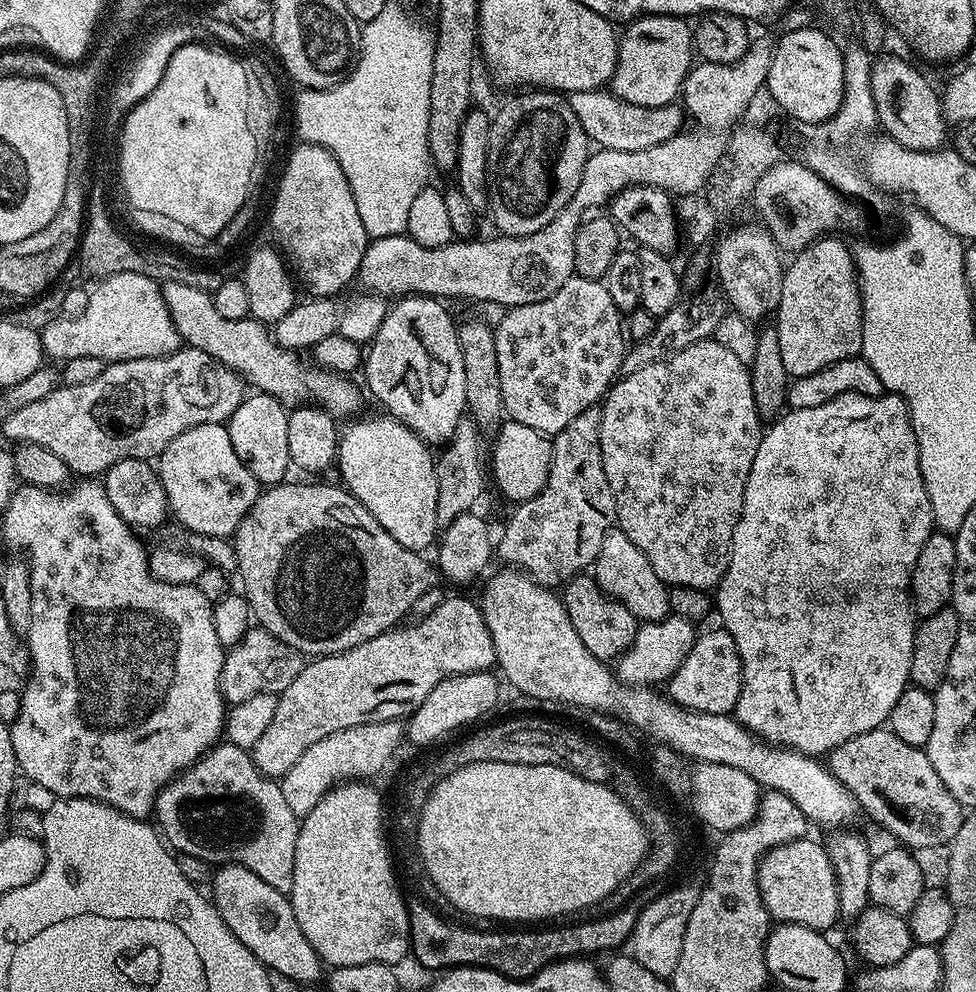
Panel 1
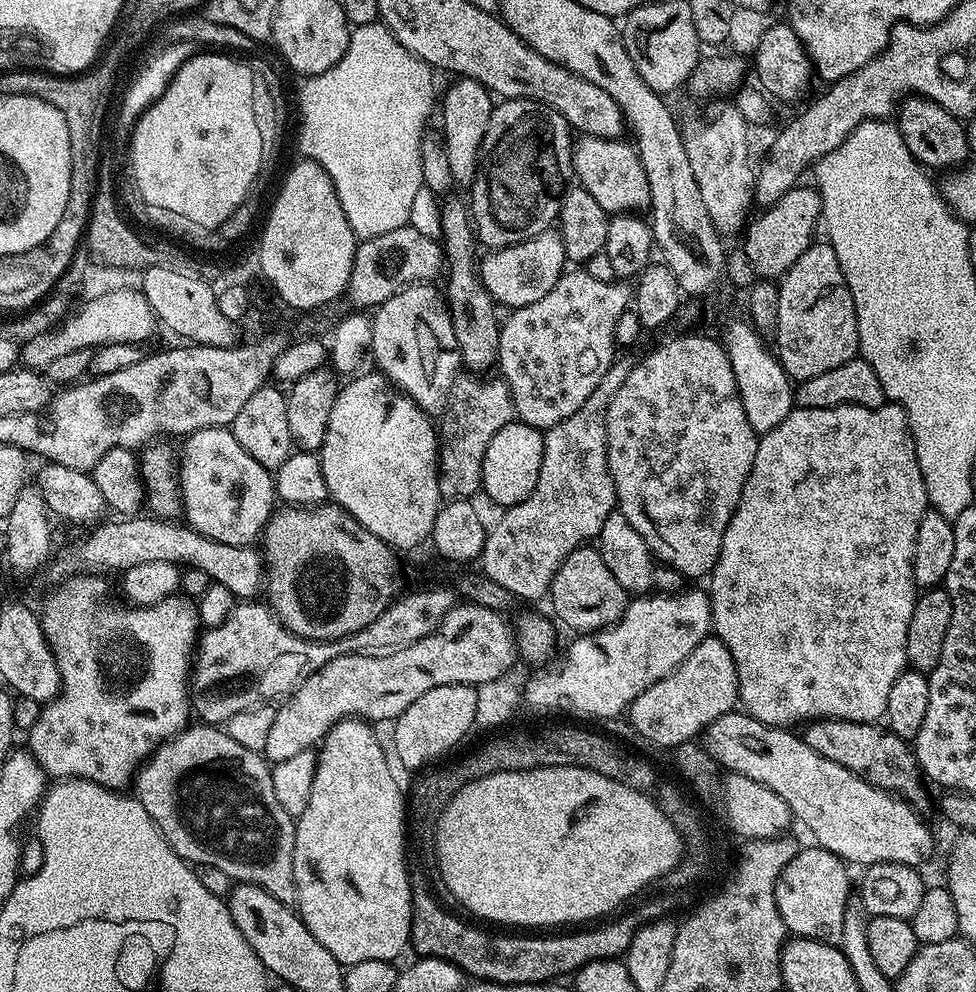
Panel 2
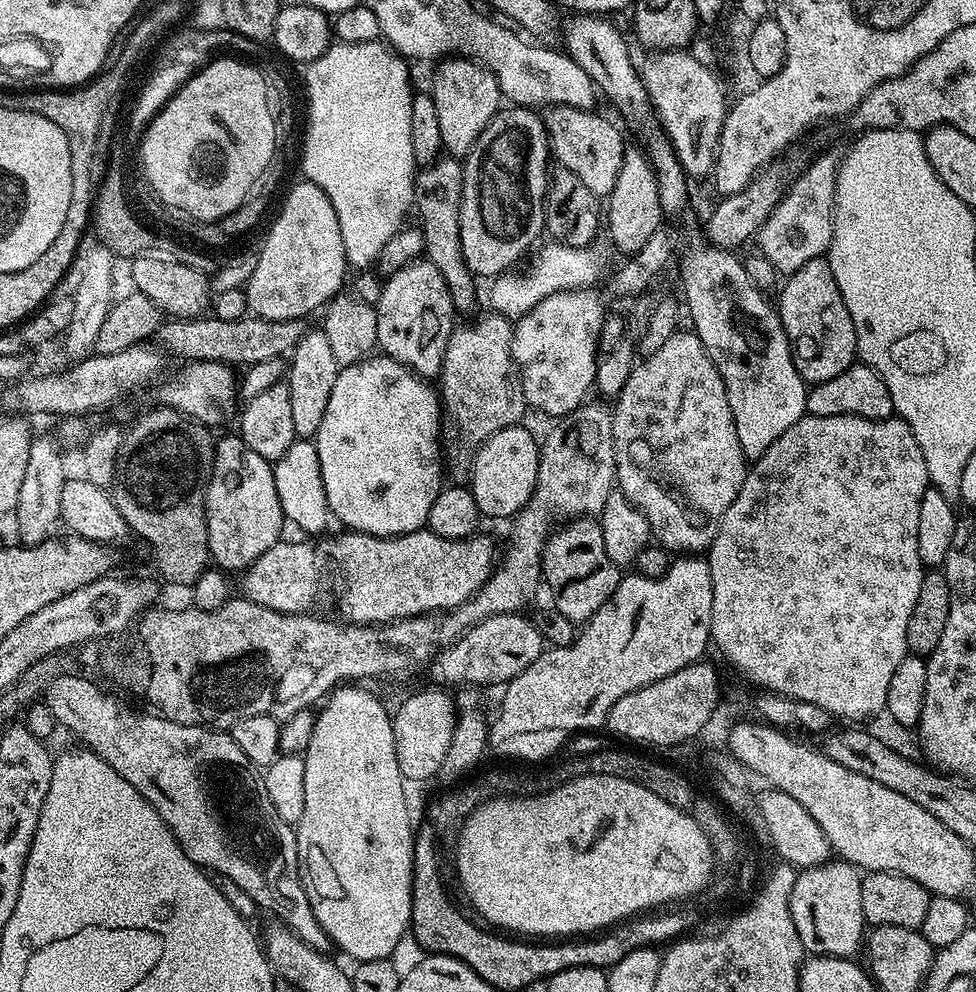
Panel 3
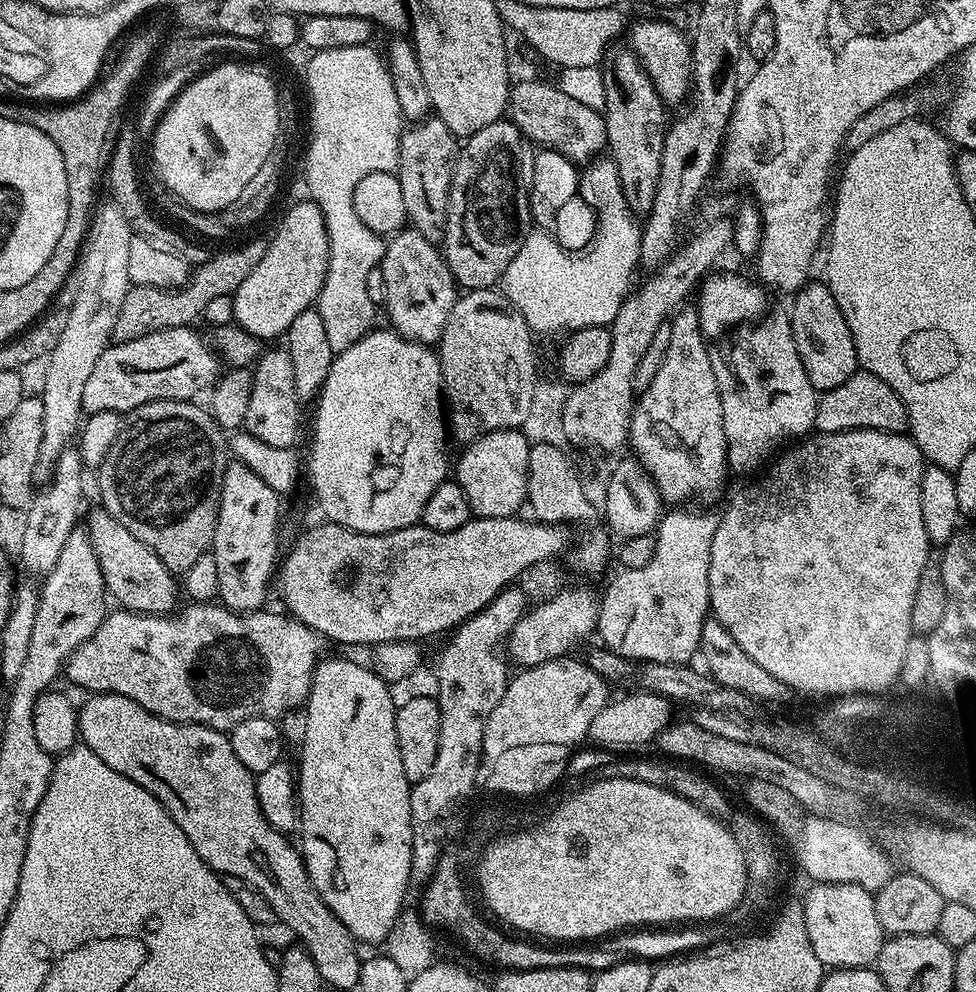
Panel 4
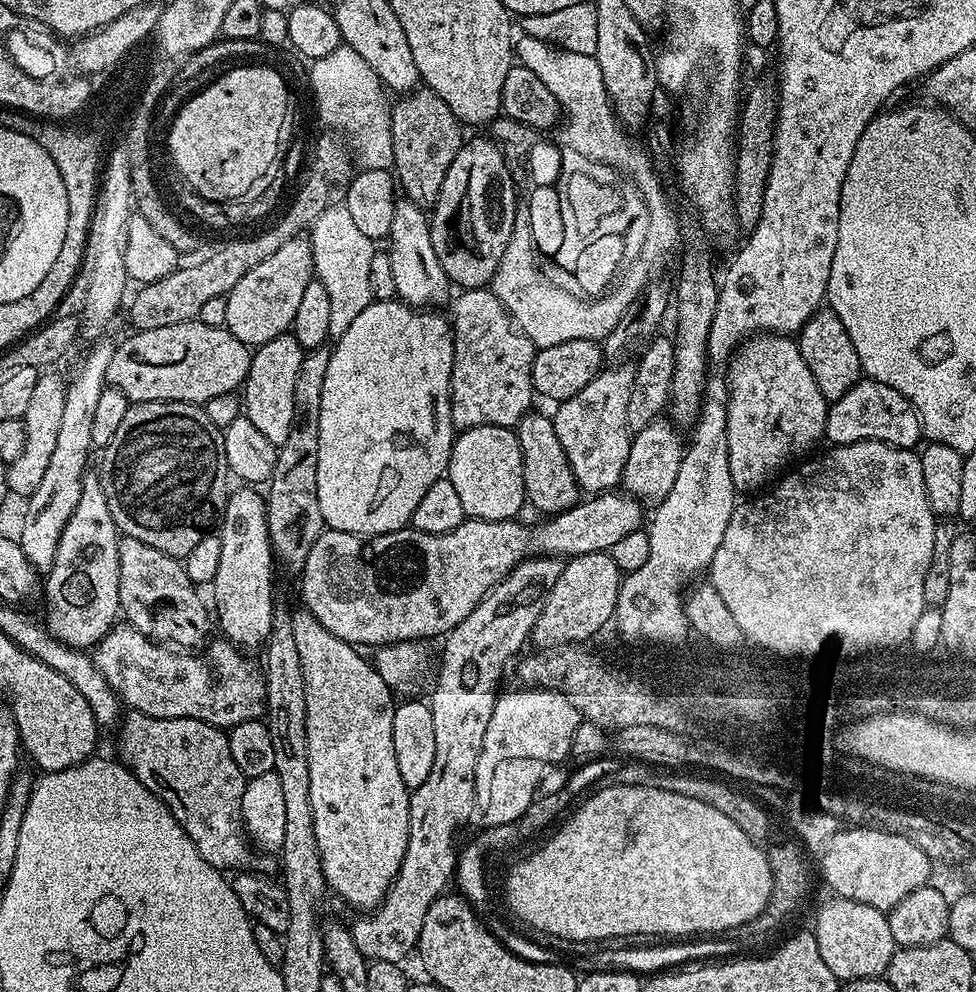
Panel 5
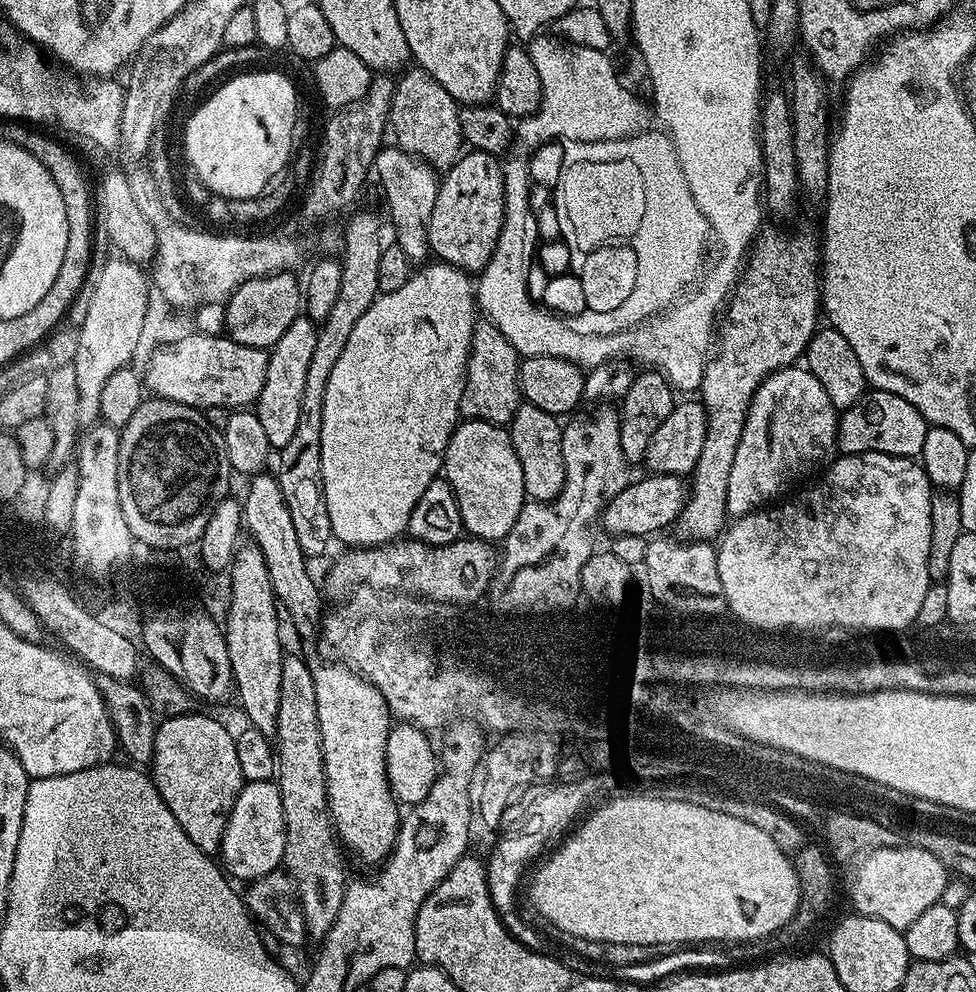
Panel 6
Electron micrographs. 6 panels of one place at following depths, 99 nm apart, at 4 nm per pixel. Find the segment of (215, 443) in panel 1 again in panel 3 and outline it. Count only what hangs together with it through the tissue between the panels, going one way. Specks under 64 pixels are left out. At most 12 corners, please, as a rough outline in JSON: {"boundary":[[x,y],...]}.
{"boundary":[[219,437],[208,554],[249,568],[286,528],[272,464]]}

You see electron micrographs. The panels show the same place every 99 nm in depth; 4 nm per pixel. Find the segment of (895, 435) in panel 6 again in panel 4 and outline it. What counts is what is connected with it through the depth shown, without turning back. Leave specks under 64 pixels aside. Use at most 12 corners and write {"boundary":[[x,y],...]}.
{"boundary":[[857,370],[816,401],[817,433],[908,432],[908,408]]}

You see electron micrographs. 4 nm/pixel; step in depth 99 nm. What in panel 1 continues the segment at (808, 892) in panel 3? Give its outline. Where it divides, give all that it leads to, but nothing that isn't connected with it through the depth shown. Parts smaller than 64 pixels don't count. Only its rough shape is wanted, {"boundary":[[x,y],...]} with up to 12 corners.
{"boundary":[[771,848],[756,881],[773,921],[827,933],[840,916],[828,849]]}

